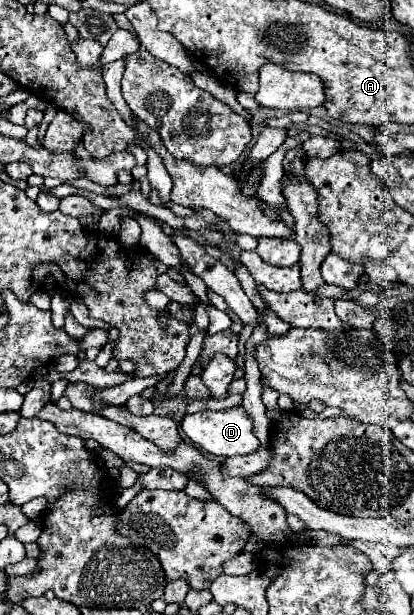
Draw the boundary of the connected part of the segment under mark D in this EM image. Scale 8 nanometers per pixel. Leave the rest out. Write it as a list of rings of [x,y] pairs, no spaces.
[[[241,406],[231,408],[231,410],[221,410],[221,412],[197,412],[197,414],[187,414],[181,422],[181,428],[185,432],[185,436],[201,446],[205,452],[217,454],[217,456],[237,456],[237,454],[251,454],[257,450],[259,440],[253,434],[253,422],[249,420],[249,416],[243,412]]]

